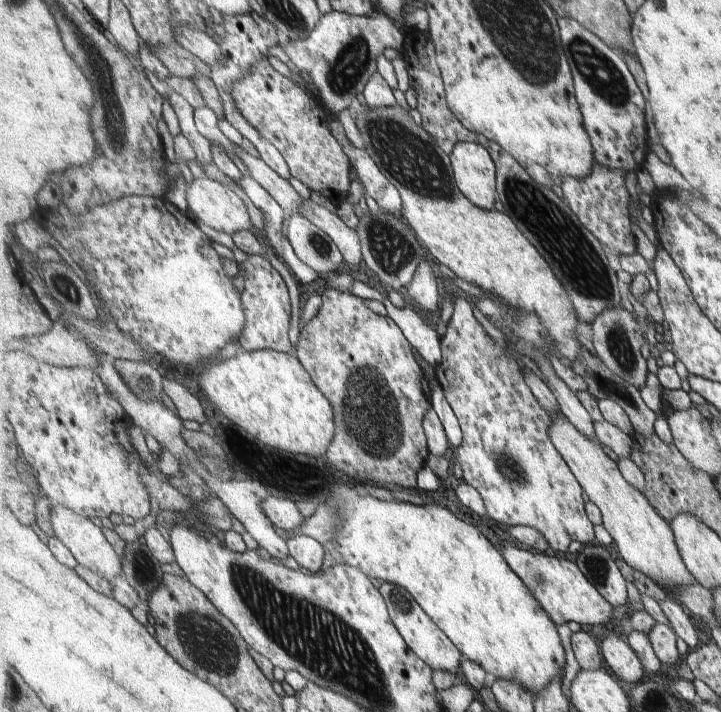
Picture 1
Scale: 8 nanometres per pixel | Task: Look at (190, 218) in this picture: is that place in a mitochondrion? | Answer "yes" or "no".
no

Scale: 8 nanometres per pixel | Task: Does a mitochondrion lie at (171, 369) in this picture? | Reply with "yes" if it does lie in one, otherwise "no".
no

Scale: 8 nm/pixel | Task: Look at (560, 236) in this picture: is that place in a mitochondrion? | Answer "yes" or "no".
yes

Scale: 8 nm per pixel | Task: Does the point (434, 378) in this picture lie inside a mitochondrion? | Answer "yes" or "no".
no

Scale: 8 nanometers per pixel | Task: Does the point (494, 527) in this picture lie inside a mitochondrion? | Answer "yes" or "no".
no

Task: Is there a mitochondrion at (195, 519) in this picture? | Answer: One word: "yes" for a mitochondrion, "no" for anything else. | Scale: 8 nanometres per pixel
yes

